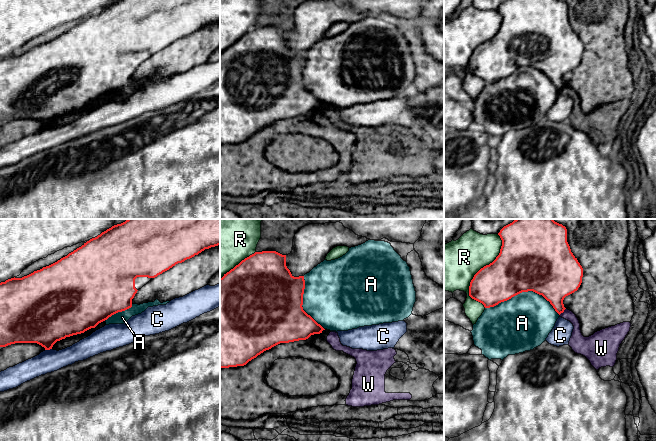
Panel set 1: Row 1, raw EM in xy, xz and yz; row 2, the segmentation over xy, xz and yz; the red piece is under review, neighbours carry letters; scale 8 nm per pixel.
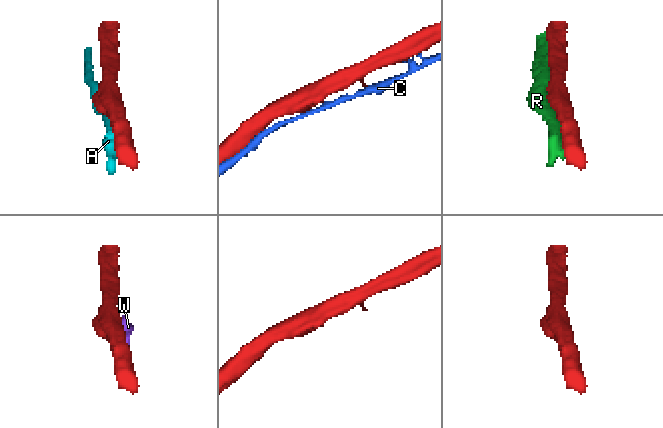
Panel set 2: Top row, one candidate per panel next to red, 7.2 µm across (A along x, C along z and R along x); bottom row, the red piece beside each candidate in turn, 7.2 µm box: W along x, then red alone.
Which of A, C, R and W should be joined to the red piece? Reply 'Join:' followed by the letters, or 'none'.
Join: none

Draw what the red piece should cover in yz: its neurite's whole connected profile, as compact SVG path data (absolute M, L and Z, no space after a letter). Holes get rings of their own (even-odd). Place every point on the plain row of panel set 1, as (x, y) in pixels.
M508 0L498 9L502 16L499 31L489 41L481 44L469 62L469 72L485 84L498 81L522 69L533 67L542 71L560 91L566 85L563 76L578 66L582 59L583 44L571 28L567 18L567 5L562 0Z

